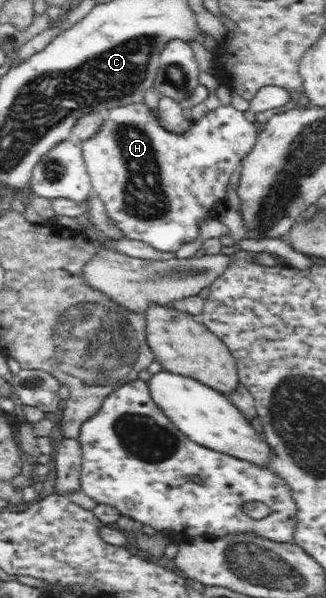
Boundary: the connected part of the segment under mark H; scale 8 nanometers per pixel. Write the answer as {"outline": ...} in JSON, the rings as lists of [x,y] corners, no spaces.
{"outline":[[[141,101],[105,111],[101,129],[91,139],[79,144],[93,193],[103,201],[107,216],[114,224],[129,239],[145,242],[157,251],[175,252],[183,243],[197,239],[203,221],[217,218],[215,205],[226,201],[229,177],[257,143],[258,132],[255,123],[249,122],[245,113],[231,104],[221,104],[193,121],[187,131],[173,133],[159,123],[156,110]]]}

